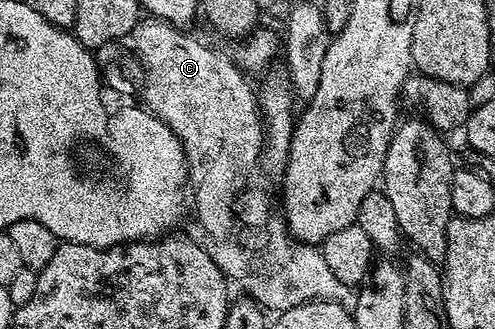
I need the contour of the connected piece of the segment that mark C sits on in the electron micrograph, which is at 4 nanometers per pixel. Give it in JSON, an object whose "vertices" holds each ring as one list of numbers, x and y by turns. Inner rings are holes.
{"vertices":[[142,16,134,25,132,49,142,63,144,85,140,95,145,109,172,128,186,153,188,194,194,197,194,218,206,233,210,259,231,283,238,282,243,295,253,298,267,311,281,312,305,302,339,302,342,306,353,308,358,299,355,287,332,276,332,268,328,268,321,249,314,244,293,241,286,229,285,217,270,211,270,202,260,191,246,190,250,173,254,166,256,170,259,165,264,145,262,113,258,111,255,87,246,83,247,75,227,55,226,59,186,33,190,32,171,22]]}

